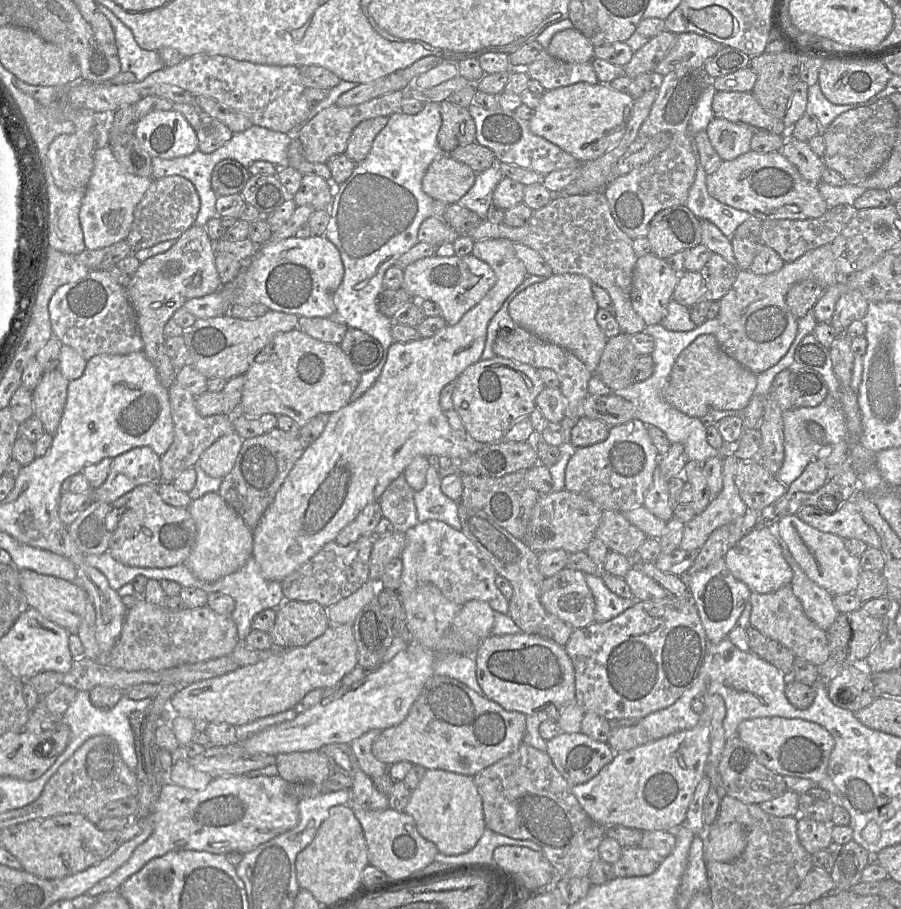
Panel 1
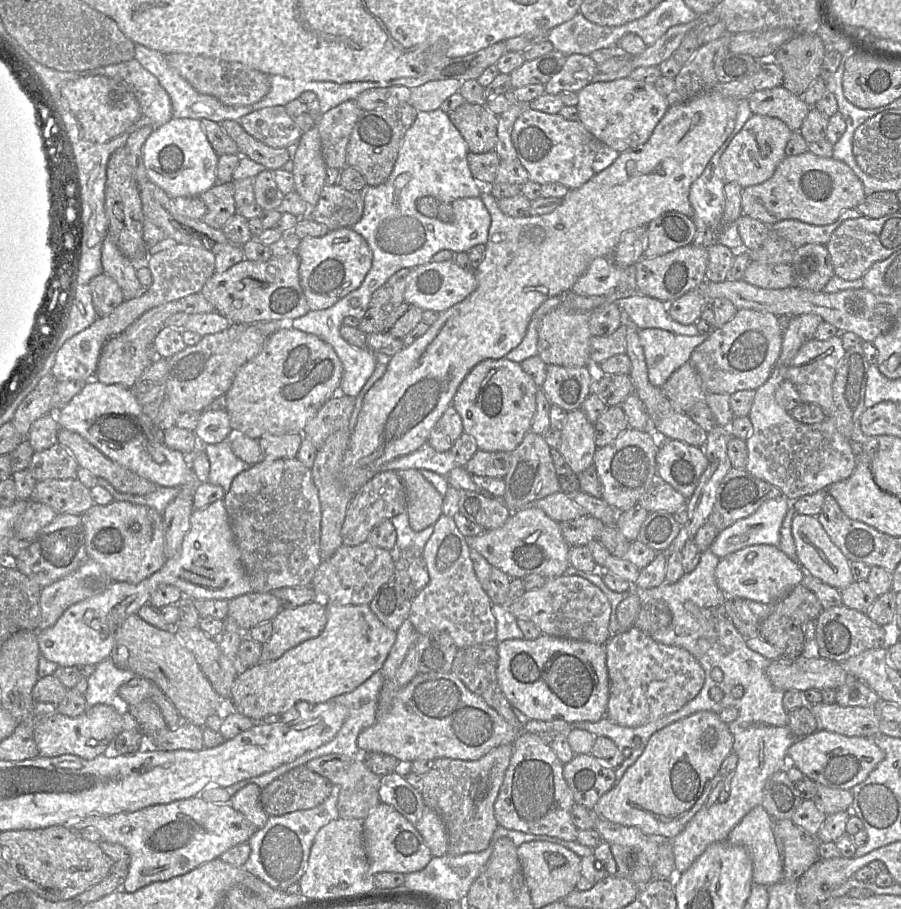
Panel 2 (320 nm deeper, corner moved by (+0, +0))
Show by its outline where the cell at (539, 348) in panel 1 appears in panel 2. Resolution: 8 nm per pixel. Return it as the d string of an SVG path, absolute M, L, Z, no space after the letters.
M581 408L567 412L557 448L571 470L578 475L593 465L595 444L594 424Z

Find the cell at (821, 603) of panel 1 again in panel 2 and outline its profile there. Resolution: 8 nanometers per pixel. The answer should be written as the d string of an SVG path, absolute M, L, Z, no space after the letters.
M803 314L791 318L783 333L782 348L767 381L756 389L754 402L748 415L752 431L745 440L748 461L745 470L754 477L766 481L781 491L781 496L793 502L804 496L826 489L853 473L856 456L851 449L851 440L845 438L825 419L817 424L803 424L793 419L789 412L778 405L775 392L785 379L785 373L800 347L814 338L823 319L816 314Z

